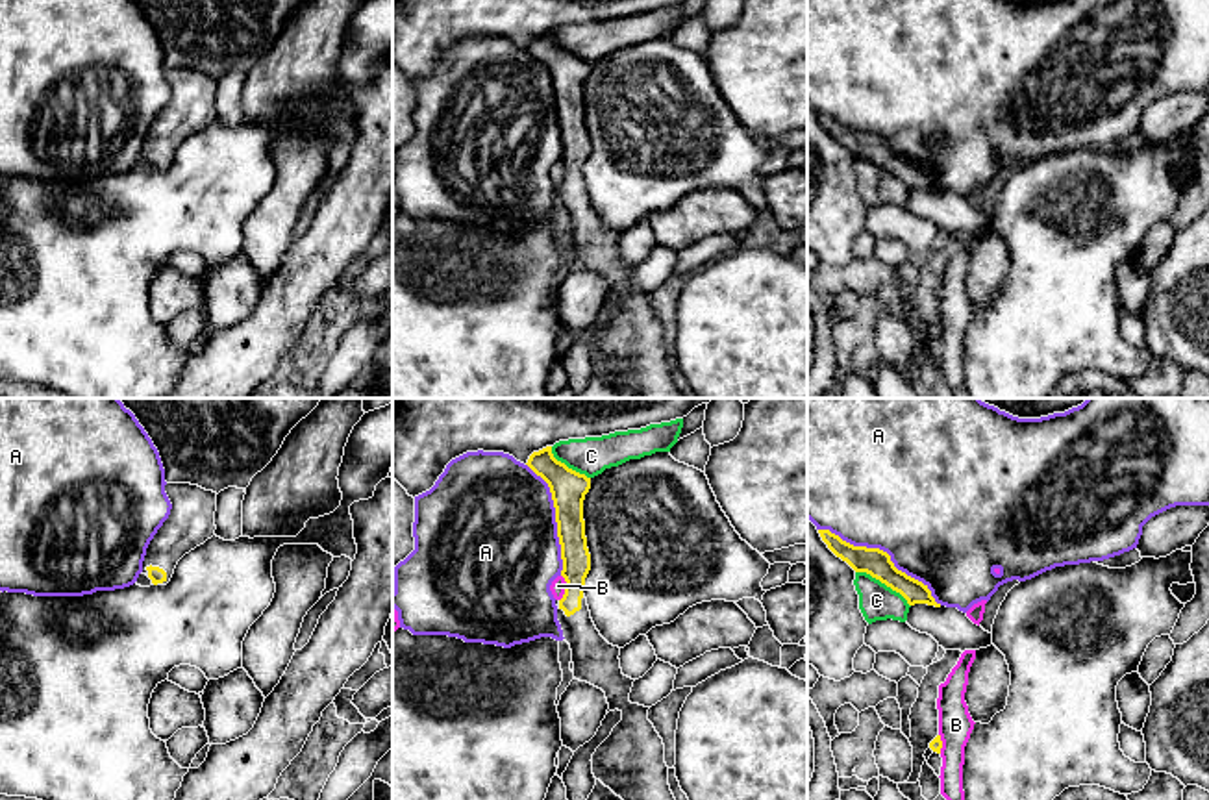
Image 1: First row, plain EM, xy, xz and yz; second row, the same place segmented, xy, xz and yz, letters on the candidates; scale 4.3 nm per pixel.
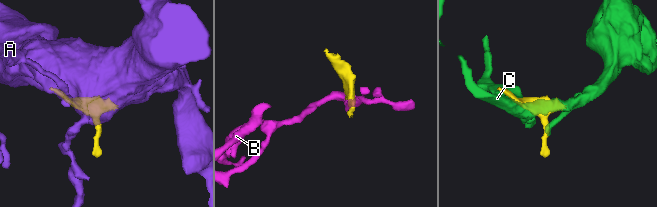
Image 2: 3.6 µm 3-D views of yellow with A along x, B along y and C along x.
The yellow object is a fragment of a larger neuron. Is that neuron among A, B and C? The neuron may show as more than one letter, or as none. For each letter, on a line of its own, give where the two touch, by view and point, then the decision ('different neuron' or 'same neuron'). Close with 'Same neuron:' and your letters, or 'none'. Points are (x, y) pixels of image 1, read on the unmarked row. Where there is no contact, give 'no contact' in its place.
A: meets yellow in yz at (882, 136); different neuron
B: meets yellow in xz at (565, 173); different neuron
C: meets yellow in yz at (884, 167); different neuron
Same neuron: none

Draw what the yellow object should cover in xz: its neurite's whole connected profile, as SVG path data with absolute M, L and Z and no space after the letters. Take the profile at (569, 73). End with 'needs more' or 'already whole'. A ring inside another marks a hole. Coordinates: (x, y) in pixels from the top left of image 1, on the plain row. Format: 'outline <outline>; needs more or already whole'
outline M552 31L533 37L526 50L548 69L555 93L561 161L567 167L557 206L572 235L574 263L605 278L607 298L622 298L622 306L592 339L592 359L633 398L685 398L670 376L665 330L648 306L650 293L629 287L635 265L622 259L620 233L600 220L583 180L591 156L583 85L591 63L557 46Z; needs more

